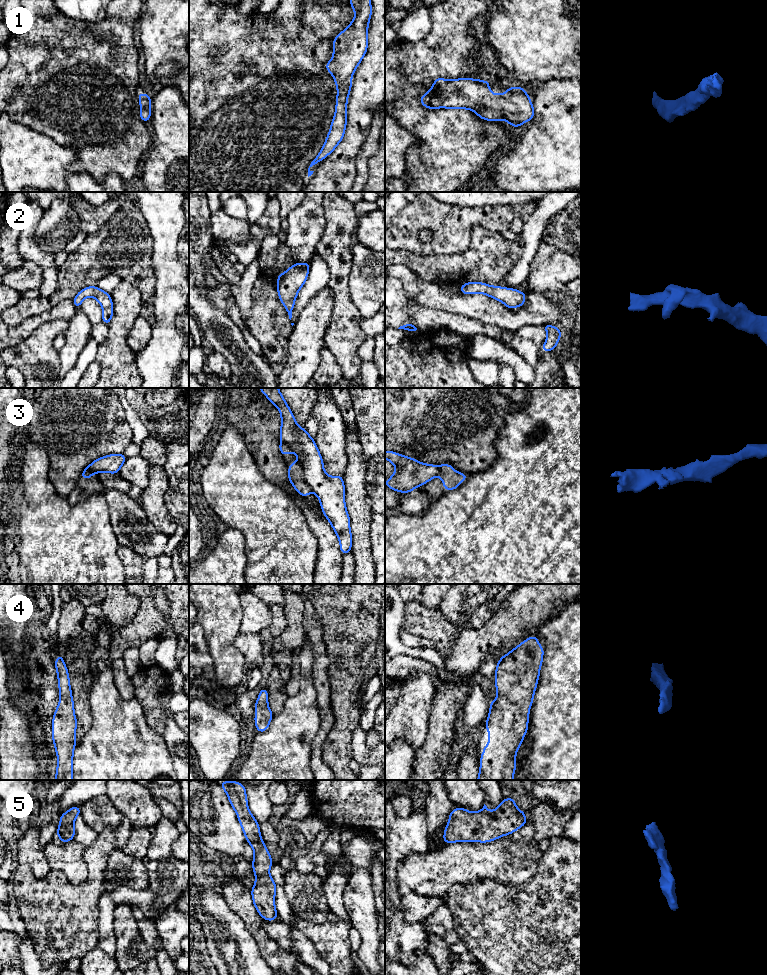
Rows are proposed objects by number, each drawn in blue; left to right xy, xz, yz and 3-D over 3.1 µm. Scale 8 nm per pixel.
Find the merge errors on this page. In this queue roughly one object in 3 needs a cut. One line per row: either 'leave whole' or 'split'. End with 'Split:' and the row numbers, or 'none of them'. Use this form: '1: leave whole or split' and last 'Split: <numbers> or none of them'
1: leave whole
2: leave whole
3: split
4: leave whole
5: leave whole
Split: 3

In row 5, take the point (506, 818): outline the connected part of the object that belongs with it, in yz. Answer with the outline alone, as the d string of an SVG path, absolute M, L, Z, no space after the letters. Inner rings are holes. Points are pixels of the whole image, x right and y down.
M514 796L503 799L498 807L490 812L487 806L481 808L479 812L472 813L469 810L457 807L449 813L449 822L444 829L443 842L490 842L502 836L510 835L527 823L525 811L519 811L514 802Z

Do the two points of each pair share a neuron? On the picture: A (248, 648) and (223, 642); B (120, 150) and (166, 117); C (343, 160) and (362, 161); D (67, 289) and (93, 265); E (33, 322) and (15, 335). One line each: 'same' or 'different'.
A: different
B: different
C: different
D: same
E: same

